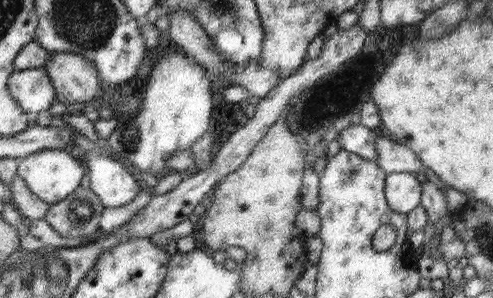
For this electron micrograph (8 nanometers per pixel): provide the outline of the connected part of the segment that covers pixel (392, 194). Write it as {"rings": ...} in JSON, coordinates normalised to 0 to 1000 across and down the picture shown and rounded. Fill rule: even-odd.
{"rings":[[[799,577],[781,601],[781,651],[791,698],[828,718],[852,688],[856,617],[842,584]]]}

